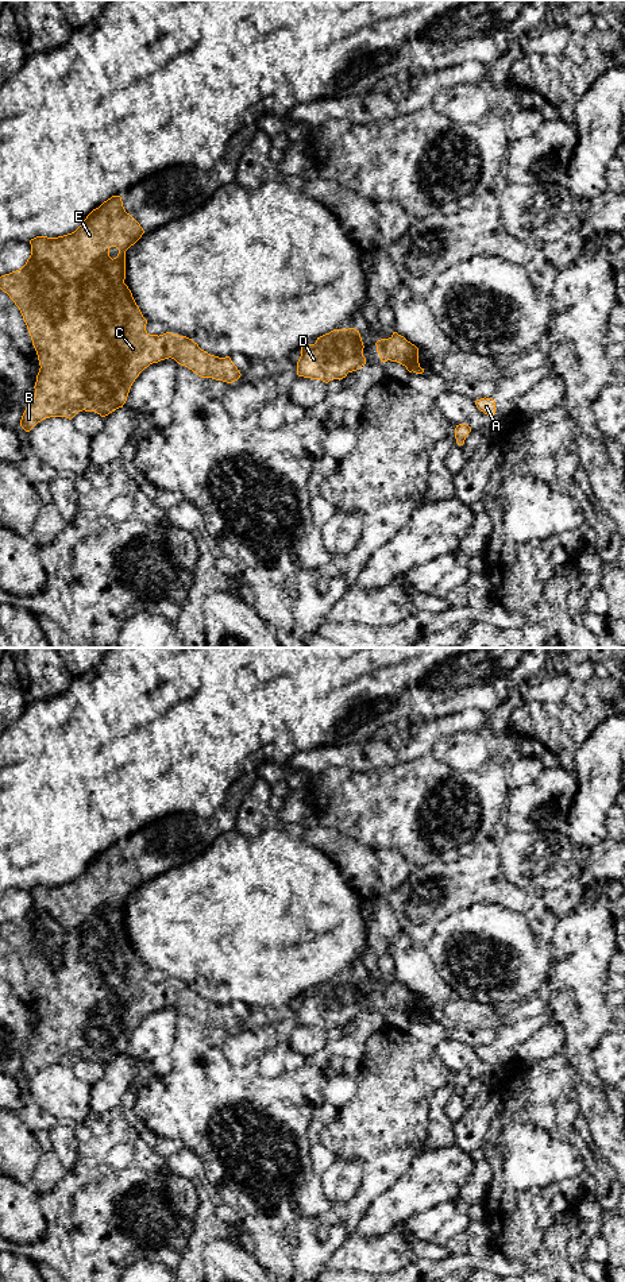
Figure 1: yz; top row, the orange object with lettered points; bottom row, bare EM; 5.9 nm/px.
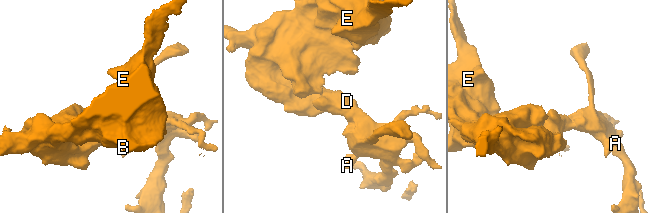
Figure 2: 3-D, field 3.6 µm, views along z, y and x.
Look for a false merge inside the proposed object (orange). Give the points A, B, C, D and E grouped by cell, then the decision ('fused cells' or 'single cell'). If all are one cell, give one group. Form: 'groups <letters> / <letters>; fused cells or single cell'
groups A B C D E; single cell

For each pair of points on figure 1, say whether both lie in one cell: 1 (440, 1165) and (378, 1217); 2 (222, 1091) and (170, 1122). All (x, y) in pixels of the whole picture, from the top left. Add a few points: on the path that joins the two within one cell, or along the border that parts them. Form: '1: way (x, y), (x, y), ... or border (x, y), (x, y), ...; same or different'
1: way (425, 1180), (393, 1208); same
2: way (209, 1103), (192, 1103), (182, 1109); same

